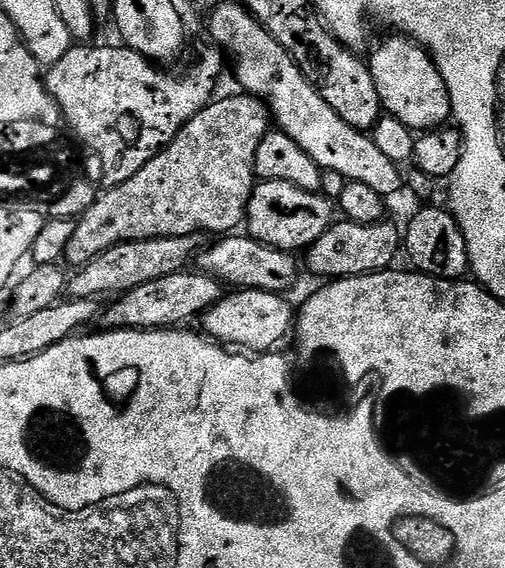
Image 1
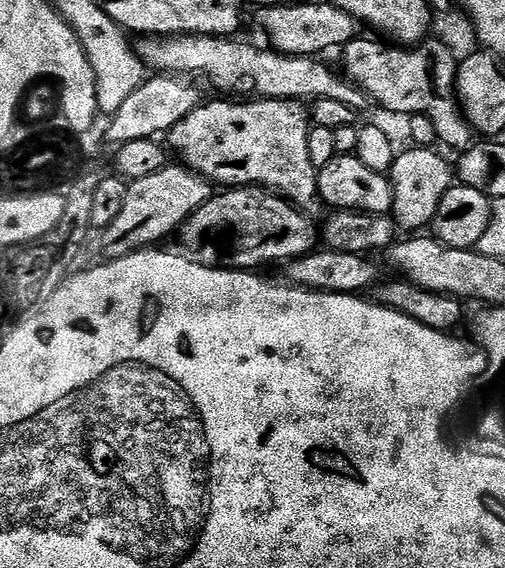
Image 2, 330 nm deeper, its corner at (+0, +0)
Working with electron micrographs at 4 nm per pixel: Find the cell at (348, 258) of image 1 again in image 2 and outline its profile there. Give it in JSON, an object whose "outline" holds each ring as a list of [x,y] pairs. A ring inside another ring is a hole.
{"outline":[[[415,146],[409,147],[409,152],[401,151],[399,155],[397,155],[396,161],[392,164],[392,171],[390,173],[390,179],[392,182],[392,211],[390,213],[393,220],[396,222],[397,229],[403,230],[404,228],[406,231],[405,233],[408,234],[416,234],[419,233],[421,230],[427,229],[429,225],[432,223],[432,219],[434,218],[434,214],[438,210],[438,202],[442,202],[442,198],[444,195],[448,193],[454,187],[454,168],[447,164],[446,161],[443,160],[442,157],[439,156],[439,151],[430,149],[430,148],[418,148]]]}

